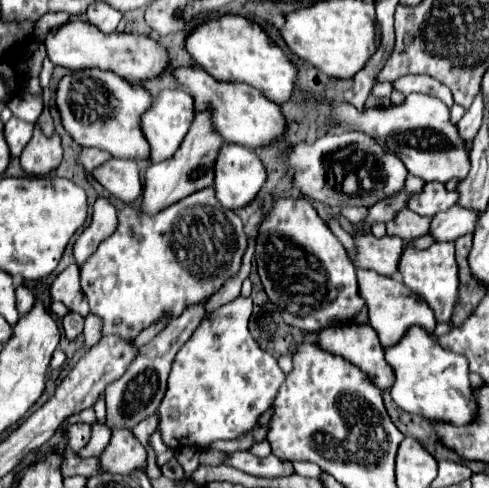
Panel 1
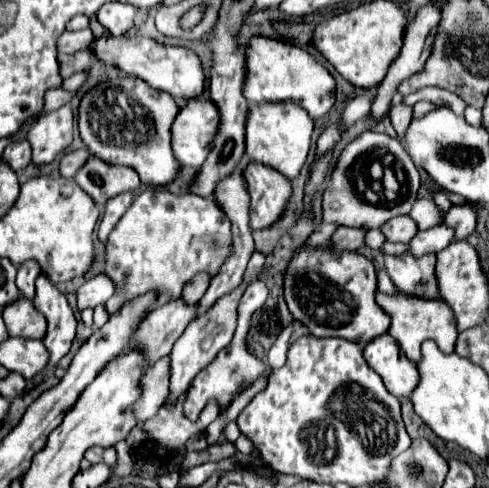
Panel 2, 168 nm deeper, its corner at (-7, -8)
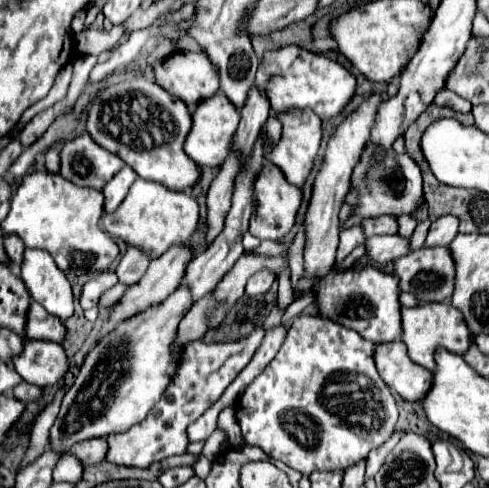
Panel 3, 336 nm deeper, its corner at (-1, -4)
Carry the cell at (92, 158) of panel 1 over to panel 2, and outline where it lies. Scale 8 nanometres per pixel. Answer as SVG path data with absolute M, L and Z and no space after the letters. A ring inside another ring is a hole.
M73 150L63 154L61 162L59 162L59 174L63 178L73 178L75 172L79 170L79 166L83 166L83 160L87 160L89 152L87 150Z

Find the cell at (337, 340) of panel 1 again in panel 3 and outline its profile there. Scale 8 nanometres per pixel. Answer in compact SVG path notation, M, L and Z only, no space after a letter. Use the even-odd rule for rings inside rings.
M401 340L377 344L373 352L379 376L403 400L421 400L431 386L431 372L411 362Z

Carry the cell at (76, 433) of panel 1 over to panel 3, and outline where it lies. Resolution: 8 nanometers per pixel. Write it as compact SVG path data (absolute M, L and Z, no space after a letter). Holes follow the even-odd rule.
M87 440L81 444L75 444L71 448L71 454L75 458L79 458L85 466L93 466L93 464L101 464L105 460L105 452L107 452L107 444L105 440Z

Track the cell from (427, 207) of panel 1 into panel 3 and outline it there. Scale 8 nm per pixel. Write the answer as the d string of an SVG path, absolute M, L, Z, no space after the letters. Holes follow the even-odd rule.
M405 214L405 216L399 216L399 234L401 236L411 236L415 226L417 226L417 220L413 218L413 214Z

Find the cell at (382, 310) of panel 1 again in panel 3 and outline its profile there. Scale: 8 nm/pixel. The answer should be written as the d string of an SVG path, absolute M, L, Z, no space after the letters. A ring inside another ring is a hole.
M427 302L427 304L417 304L413 308L401 308L401 342L407 346L409 358L427 370L431 370L433 364L433 352L437 346L447 348L449 352L463 354L469 346L471 332L465 326L465 320L461 318L461 312L451 306L451 302Z

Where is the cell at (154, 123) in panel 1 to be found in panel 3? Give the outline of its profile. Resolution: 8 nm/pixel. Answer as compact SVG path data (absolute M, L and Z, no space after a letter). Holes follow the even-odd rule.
M221 92L195 104L195 110L191 114L193 116L193 128L185 140L185 154L199 166L221 166L229 154L233 130L239 124L237 114L239 112L235 110L235 106L231 102L227 102L227 98L221 96Z

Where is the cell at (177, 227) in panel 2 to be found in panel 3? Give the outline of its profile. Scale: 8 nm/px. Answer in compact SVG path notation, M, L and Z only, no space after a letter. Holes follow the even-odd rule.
M137 178L129 196L113 214L103 216L103 226L111 236L123 238L127 246L139 248L149 258L159 258L173 244L187 244L199 224L199 206L187 192L169 190L157 182Z

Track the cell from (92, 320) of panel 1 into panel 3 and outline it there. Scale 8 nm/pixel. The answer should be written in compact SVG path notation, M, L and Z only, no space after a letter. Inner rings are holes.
M129 248L123 254L119 266L115 268L115 274L117 274L121 284L131 286L131 284L135 284L145 274L147 266L149 266L149 258L143 252L139 252L137 248Z

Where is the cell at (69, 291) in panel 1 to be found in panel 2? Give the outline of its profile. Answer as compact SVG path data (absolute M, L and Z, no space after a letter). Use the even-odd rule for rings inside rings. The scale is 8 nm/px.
M99 274L77 290L77 308L85 310L105 304L113 296L113 292L115 292L115 282L107 274Z

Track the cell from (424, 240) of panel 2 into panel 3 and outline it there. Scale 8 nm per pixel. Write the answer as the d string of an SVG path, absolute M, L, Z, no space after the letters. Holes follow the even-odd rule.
M393 234L393 236L371 236L365 240L365 246L367 246L367 254L371 256L373 262L387 264L387 262L393 262L393 260L397 260L409 252L411 238L397 236L397 234Z

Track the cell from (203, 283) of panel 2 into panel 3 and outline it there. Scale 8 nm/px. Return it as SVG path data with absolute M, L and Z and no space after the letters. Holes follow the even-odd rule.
M229 154L229 158L221 164L221 172L211 182L211 188L207 192L207 238L205 238L207 246L215 240L217 230L221 230L221 224L225 224L229 200L233 194L233 180L237 172L239 172L237 154Z

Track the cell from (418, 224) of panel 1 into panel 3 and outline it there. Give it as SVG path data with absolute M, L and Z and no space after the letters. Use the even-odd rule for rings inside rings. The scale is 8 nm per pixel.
M379 216L373 220L363 220L361 226L365 228L365 236L397 234L397 218L395 216Z

